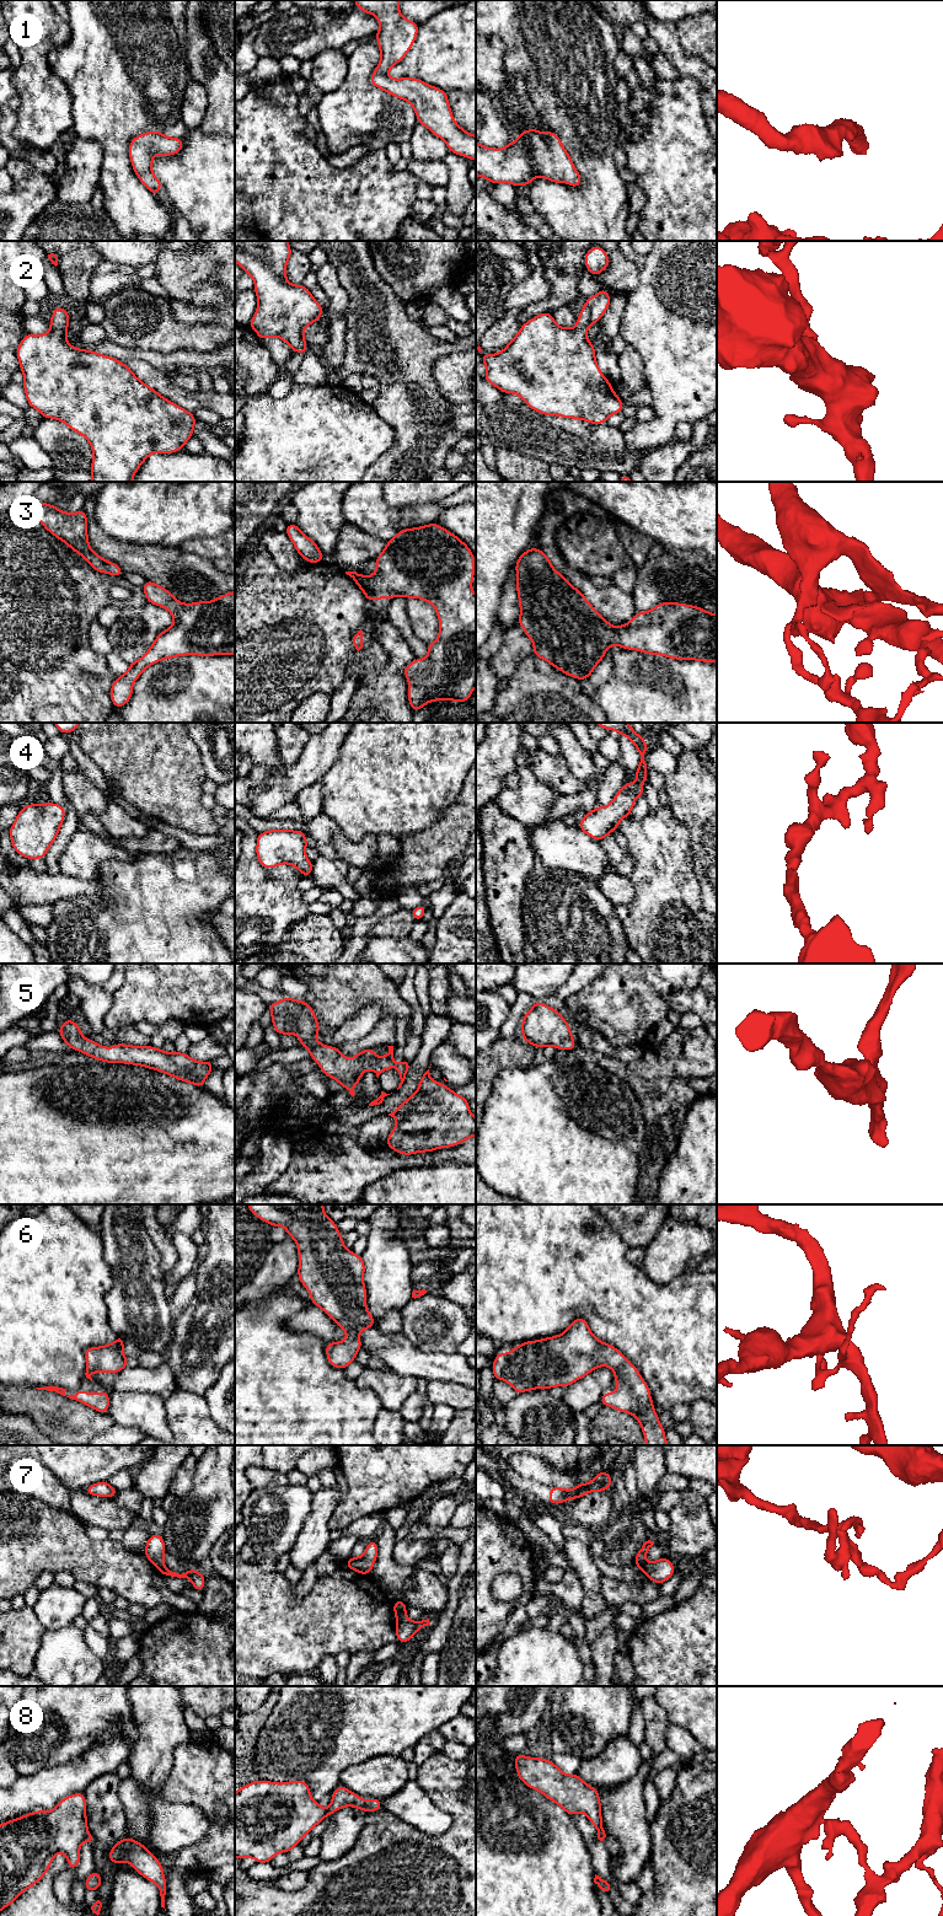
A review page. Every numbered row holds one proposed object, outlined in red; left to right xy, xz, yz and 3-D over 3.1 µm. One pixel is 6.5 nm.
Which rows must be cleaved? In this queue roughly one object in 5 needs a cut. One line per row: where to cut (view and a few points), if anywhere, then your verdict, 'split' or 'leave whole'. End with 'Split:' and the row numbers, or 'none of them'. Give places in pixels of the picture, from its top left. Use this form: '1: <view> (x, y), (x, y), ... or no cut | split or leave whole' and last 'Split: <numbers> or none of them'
1: no cut | leave whole
2: no cut | leave whole
3: no cut | leave whole
4: no cut | leave whole
5: no cut | leave whole
6: no cut | leave whole
7: xz (405, 1614), (397, 1619) | split
8: xz (326, 1809), (328, 1814) | split
Split: 7, 8

